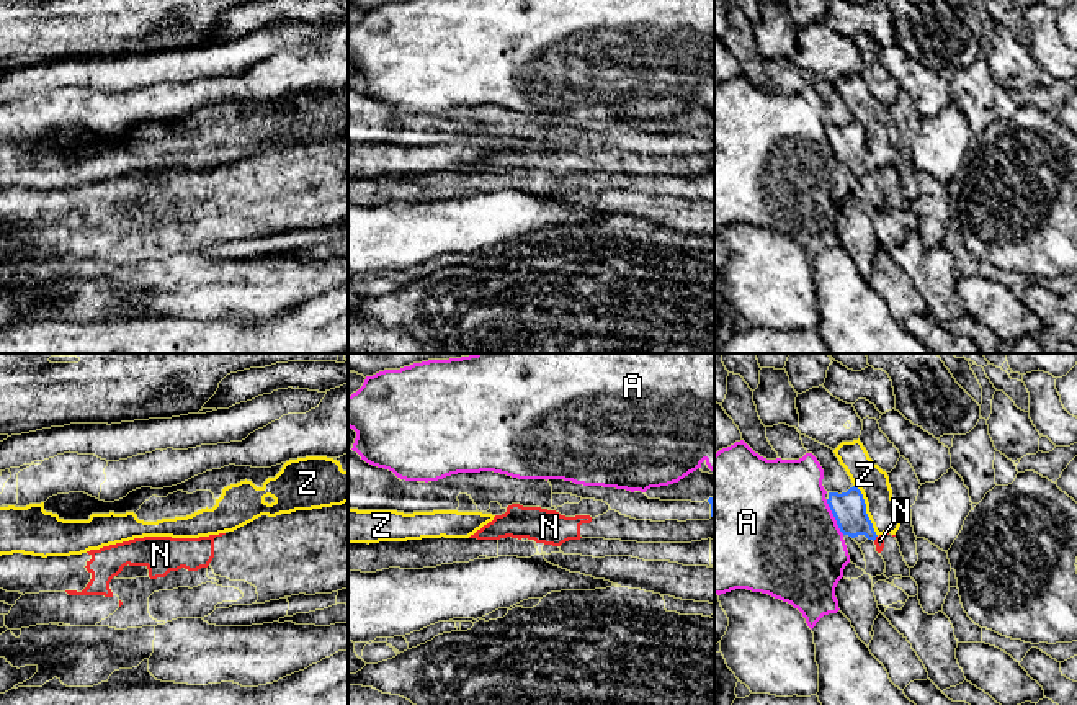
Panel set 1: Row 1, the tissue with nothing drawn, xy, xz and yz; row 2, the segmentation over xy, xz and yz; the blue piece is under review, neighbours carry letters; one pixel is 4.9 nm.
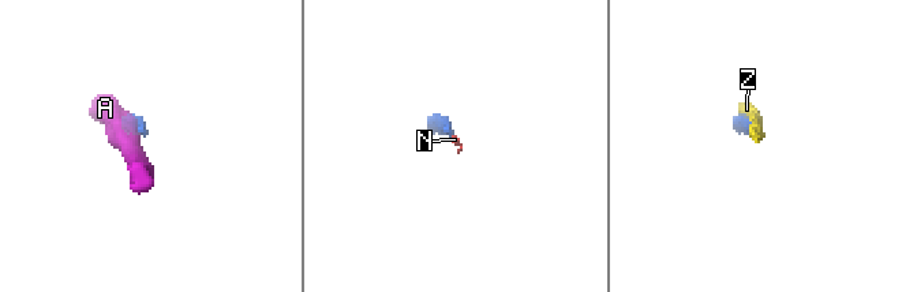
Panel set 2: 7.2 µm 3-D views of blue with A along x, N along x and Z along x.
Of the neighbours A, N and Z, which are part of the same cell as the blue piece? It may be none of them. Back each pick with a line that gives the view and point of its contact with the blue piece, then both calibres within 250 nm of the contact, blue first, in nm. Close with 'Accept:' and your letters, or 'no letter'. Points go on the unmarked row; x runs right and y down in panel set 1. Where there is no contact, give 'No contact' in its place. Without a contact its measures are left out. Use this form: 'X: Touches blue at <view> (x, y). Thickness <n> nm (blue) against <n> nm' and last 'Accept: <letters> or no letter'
Accept: no letter

